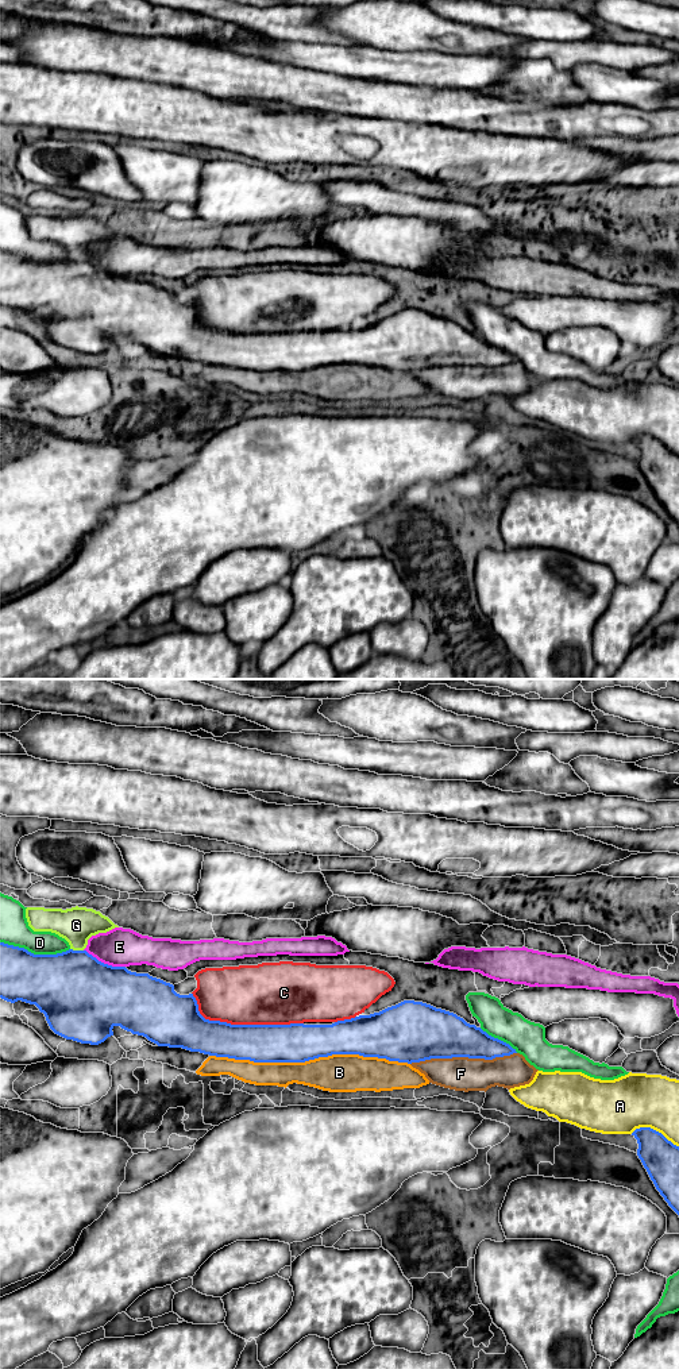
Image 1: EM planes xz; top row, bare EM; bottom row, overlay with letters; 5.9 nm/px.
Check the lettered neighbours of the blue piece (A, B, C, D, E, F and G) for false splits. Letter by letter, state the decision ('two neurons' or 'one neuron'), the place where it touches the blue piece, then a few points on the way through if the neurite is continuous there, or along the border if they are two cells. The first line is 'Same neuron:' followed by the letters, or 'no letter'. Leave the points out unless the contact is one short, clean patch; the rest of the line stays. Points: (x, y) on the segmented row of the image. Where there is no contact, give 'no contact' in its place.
Same neuron: no letter
A: two neurons; contact xz (655, 1130)
B: two neurons; contact xz (309, 1059)
C: two neurons; contact xz (242, 1025)
D: two neurons; contact xz (35, 955)
E: two neurons; contact xz (103, 963)
F: two neurons; contact xz (463, 1056)
G: two neurons; contact xz (77, 951)

